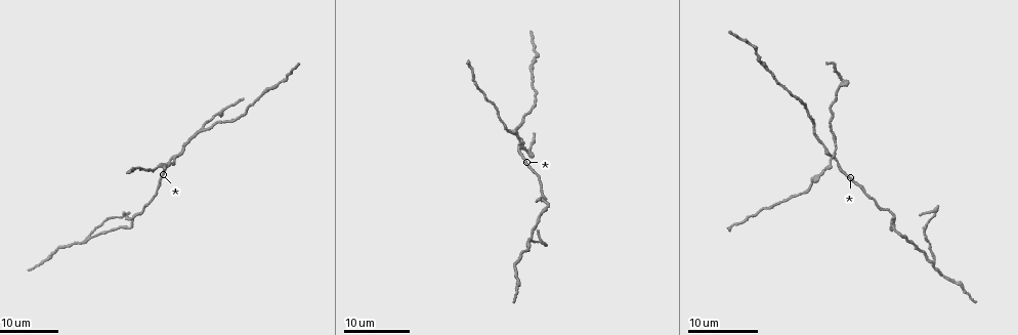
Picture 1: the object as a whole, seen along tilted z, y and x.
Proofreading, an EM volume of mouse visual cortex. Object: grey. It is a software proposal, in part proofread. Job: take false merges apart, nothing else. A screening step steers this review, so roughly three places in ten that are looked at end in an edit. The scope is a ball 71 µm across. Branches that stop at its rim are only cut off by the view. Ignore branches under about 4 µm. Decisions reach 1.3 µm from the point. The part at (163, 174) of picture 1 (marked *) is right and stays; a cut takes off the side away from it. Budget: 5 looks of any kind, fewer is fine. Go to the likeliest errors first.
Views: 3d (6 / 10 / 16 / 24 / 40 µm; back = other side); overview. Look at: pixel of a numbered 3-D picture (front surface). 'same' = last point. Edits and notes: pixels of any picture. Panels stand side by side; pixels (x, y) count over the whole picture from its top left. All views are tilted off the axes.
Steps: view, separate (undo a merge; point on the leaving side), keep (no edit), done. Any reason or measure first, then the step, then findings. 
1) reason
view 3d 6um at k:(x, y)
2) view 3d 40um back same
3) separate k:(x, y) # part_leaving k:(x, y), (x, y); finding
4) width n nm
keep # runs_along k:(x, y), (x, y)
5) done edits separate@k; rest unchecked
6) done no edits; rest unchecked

view 3d 16um at 1:(175, 155)

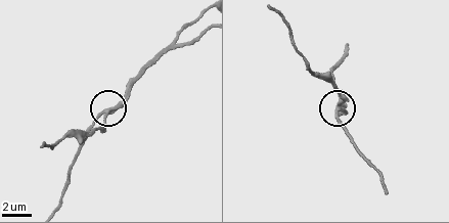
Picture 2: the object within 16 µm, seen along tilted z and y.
view 3d 6um at 2:(107, 111)

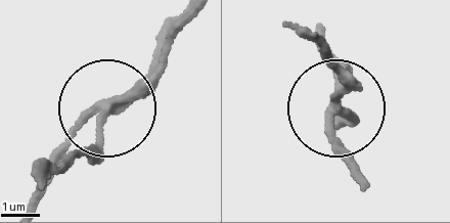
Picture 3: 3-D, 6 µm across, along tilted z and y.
arms 4
separate 3:(91, 148) # two neurons meet here

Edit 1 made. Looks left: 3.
three-way junction
view 3d 16um at 1:(83, 243)

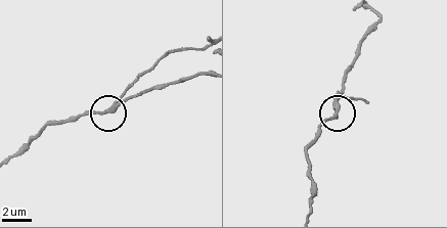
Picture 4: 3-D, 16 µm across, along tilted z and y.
view 3d 10um at 4:(105, 110)

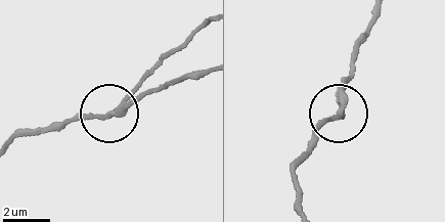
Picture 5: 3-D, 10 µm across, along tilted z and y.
view 3d 6um at 5:(339, 115)

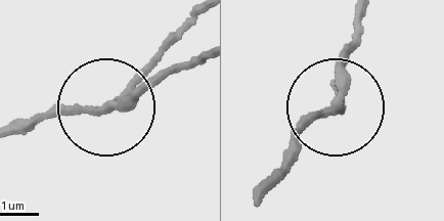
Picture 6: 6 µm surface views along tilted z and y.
separate 6:(151, 59) # part_leaving 6:(113, 101), (196, 11); a second neuron is stuck on

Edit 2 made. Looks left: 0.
done edits separate@3, separate@6; rest unchecked

